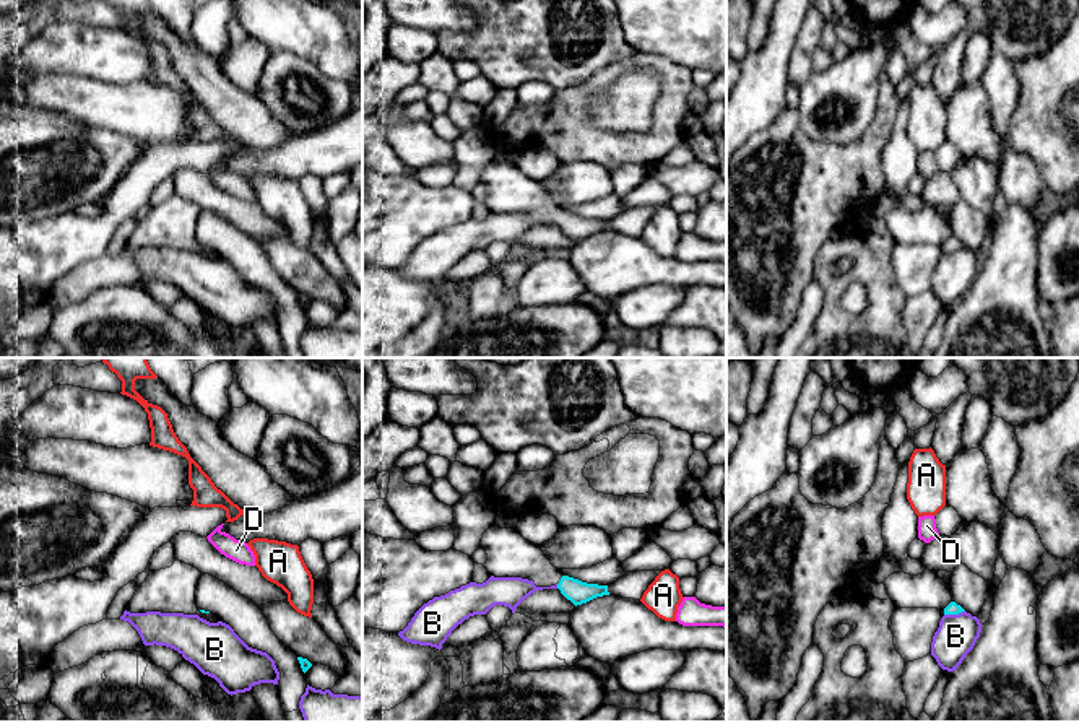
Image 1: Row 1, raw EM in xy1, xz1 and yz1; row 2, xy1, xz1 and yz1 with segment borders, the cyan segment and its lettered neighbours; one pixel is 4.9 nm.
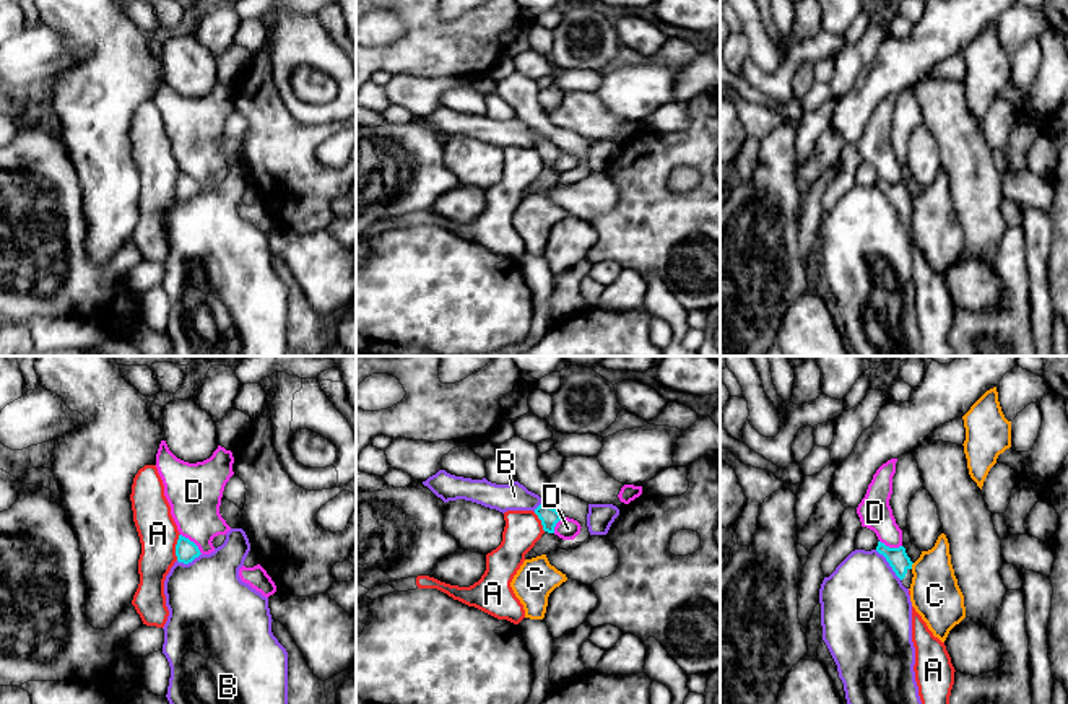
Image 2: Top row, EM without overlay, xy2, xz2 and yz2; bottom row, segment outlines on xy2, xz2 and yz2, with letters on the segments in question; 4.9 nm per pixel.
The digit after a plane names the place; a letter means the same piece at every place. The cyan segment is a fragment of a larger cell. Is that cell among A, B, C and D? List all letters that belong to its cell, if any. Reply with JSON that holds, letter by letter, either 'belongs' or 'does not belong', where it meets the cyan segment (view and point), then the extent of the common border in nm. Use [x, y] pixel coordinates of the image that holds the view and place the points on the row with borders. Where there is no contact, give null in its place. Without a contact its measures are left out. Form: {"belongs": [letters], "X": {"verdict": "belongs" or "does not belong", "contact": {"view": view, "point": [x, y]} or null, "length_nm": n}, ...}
{"belongs": [], "A": {"verdict": "does not belong", "contact": {"view": "xy2", "point": [176, 547]}, "length_nm": 140}, "B": {"verdict": "does not belong", "contact": {"view": "yz2", "point": [890, 564]}, "length_nm": 200}, "C": {"verdict": "does not belong", "contact": {"view": "yz2", "point": [911, 566]}, "length_nm": 40}, "D": {"verdict": "does not belong", "contact": {"view": "xy2", "point": [192, 542]}, "length_nm": 150}}

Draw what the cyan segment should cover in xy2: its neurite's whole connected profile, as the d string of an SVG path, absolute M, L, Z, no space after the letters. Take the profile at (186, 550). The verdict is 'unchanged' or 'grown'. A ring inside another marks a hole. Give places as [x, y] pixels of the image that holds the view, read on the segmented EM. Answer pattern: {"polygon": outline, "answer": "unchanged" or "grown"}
{"polygon": "M179 535L177 545L176 545L176 556L179 563L189 564L195 558L198 558L202 553L198 546L190 541L189 538Z", "answer": "unchanged"}

